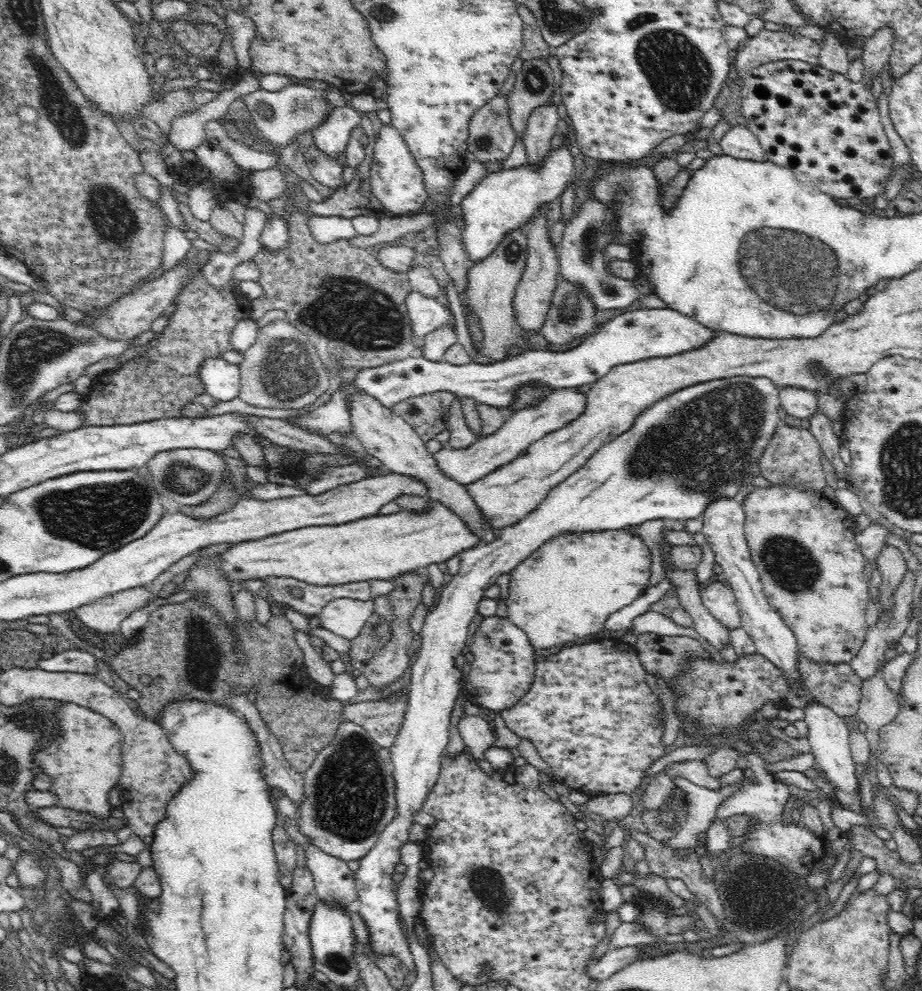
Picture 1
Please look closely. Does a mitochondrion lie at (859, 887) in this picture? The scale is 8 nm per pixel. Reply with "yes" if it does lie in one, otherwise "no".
no

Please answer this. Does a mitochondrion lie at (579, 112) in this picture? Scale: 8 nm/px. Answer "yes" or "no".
no

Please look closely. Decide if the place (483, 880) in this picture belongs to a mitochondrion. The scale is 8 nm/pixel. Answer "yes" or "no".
yes

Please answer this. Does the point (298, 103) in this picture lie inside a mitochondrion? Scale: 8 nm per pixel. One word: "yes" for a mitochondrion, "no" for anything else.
yes

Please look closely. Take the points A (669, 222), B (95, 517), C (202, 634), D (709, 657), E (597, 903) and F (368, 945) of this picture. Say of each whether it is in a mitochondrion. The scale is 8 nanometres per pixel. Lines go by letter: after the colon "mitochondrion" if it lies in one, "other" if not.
A: other
B: mitochondrion
C: mitochondrion
D: other
E: other
F: other

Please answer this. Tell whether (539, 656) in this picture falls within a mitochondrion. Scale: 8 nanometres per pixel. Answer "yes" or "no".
no

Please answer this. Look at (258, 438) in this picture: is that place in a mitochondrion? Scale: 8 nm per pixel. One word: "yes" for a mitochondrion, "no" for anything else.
no

